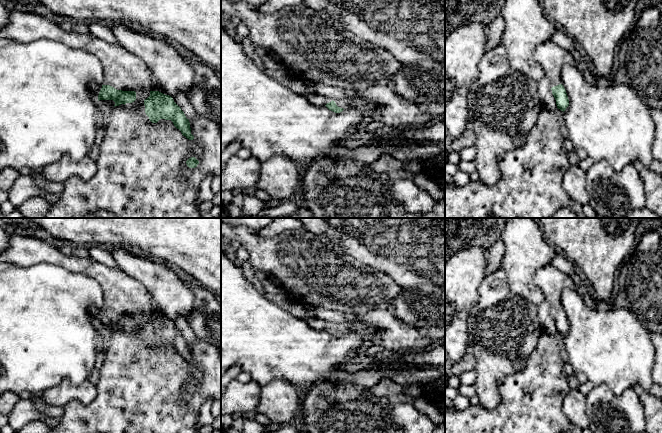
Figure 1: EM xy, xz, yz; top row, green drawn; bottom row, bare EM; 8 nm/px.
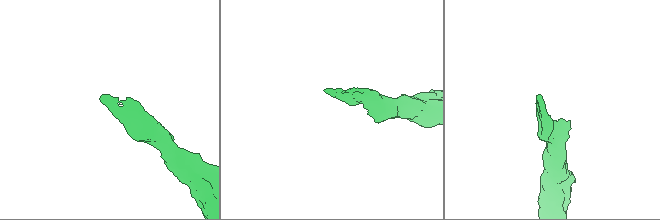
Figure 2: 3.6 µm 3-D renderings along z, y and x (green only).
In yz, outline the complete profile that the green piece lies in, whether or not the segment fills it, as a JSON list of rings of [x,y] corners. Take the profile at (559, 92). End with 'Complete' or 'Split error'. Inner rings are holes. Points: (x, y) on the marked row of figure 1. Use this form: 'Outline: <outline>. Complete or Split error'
Outline: [[[548,40],[534,49],[533,58],[541,65],[545,77],[552,86],[551,90],[557,108],[564,112],[569,106],[569,99],[564,86],[561,84],[560,71],[566,64],[575,65],[572,54]]]. Split error

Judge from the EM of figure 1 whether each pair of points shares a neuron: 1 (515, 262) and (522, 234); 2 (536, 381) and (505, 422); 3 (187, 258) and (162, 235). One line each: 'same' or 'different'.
1: same
2: same
3: same

